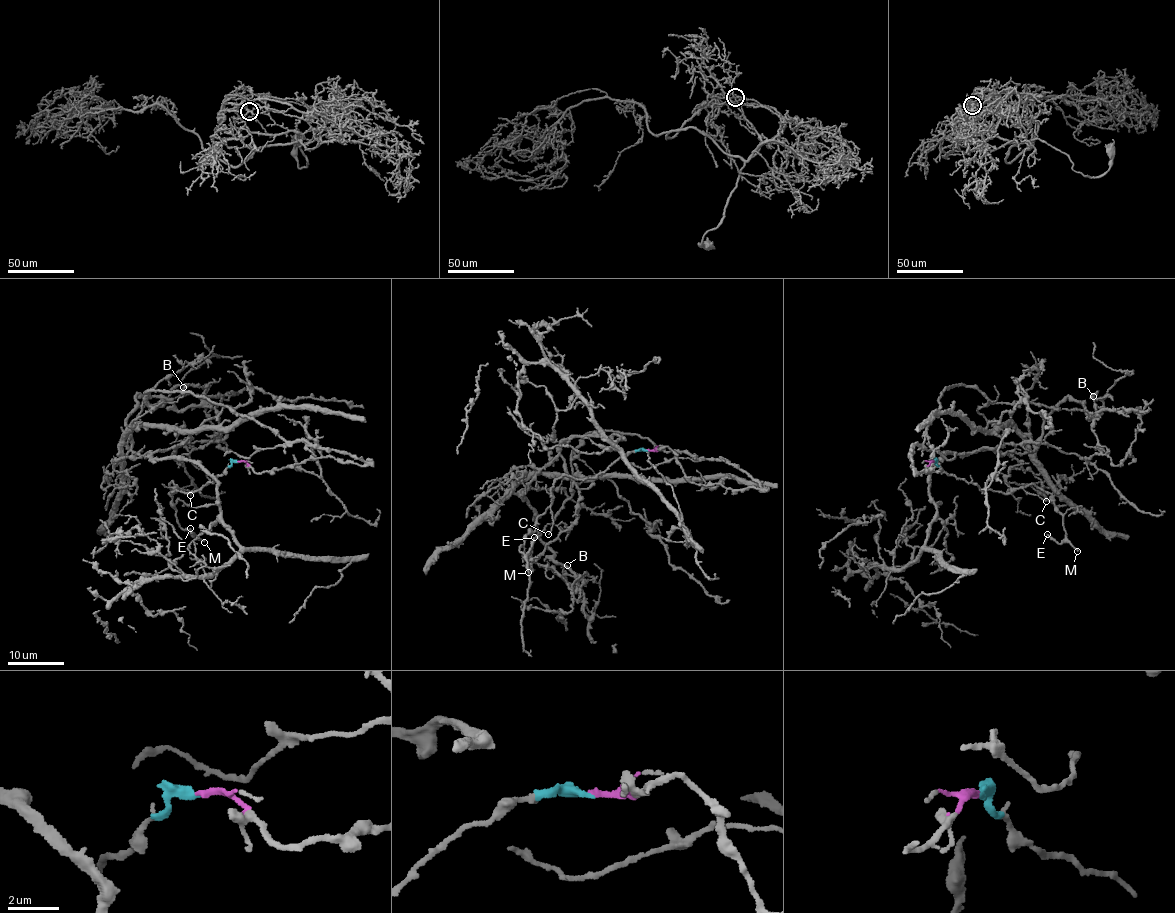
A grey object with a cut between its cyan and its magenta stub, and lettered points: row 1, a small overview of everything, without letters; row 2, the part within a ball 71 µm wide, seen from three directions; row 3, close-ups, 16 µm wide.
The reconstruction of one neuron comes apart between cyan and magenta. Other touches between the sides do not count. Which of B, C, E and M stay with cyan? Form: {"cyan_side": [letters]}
{"cyan_side": ["C", "E", "M"]}

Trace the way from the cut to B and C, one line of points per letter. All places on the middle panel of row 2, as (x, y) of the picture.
B: (647, 450), (759, 489), (725, 460), (593, 430), (533, 543), (567, 565)
C: (647, 450), (631, 451), (592, 478), (575, 479), (563, 474), (559, 477), (550, 491), (552, 526), (548, 534)

